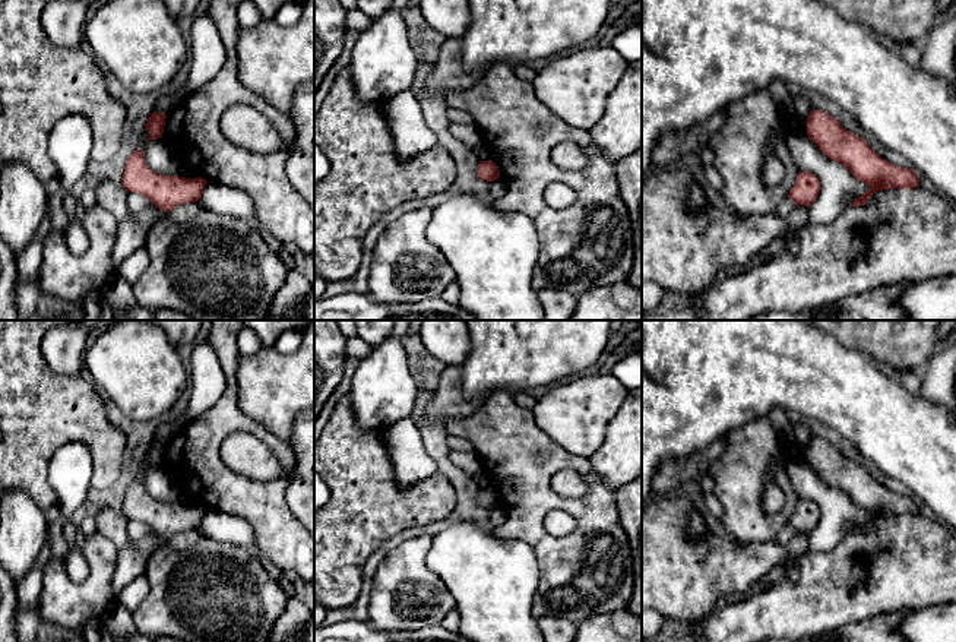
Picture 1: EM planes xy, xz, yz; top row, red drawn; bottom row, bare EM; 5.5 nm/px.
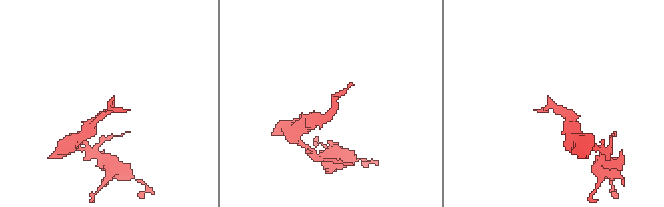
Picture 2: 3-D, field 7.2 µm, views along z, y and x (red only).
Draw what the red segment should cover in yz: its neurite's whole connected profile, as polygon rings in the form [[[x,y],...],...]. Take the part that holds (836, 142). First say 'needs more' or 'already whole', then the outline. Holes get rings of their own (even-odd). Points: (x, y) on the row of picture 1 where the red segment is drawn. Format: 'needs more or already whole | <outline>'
already whole | [[[811,110],[807,116],[807,136],[827,158],[843,164],[858,181],[871,187],[851,206],[865,205],[879,190],[919,187],[914,168],[886,161],[864,137],[846,130],[839,118],[823,110]]]

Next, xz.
already whole | [[[479,161],[478,177],[487,181],[494,181],[500,178],[500,170],[493,161]]]

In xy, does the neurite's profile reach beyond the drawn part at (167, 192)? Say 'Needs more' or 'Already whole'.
Already whole

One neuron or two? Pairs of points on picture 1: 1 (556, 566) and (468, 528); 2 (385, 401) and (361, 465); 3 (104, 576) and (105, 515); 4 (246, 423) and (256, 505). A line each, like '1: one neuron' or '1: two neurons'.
1: two neurons
2: two neurons
3: two neurons
4: one neuron

